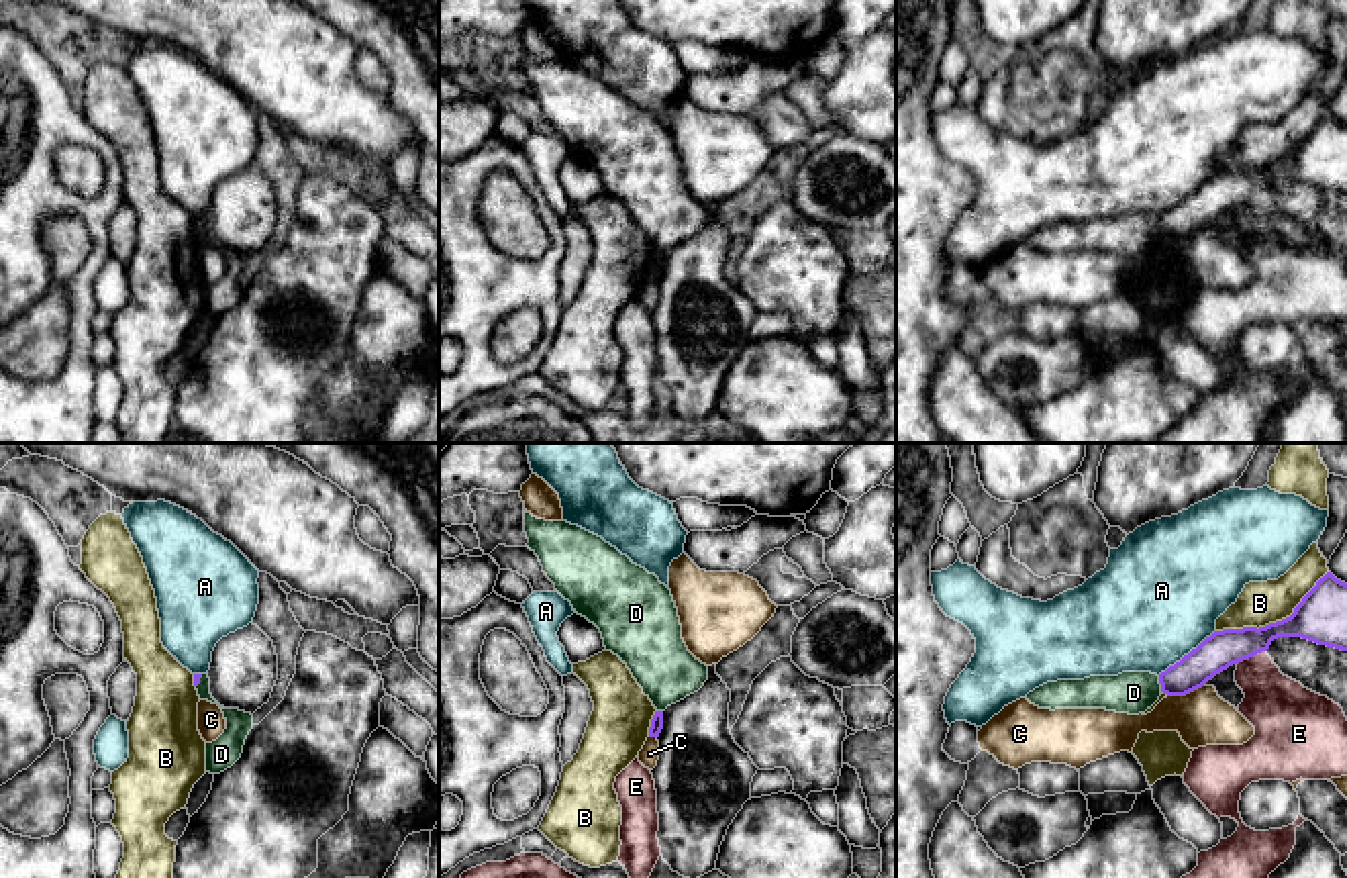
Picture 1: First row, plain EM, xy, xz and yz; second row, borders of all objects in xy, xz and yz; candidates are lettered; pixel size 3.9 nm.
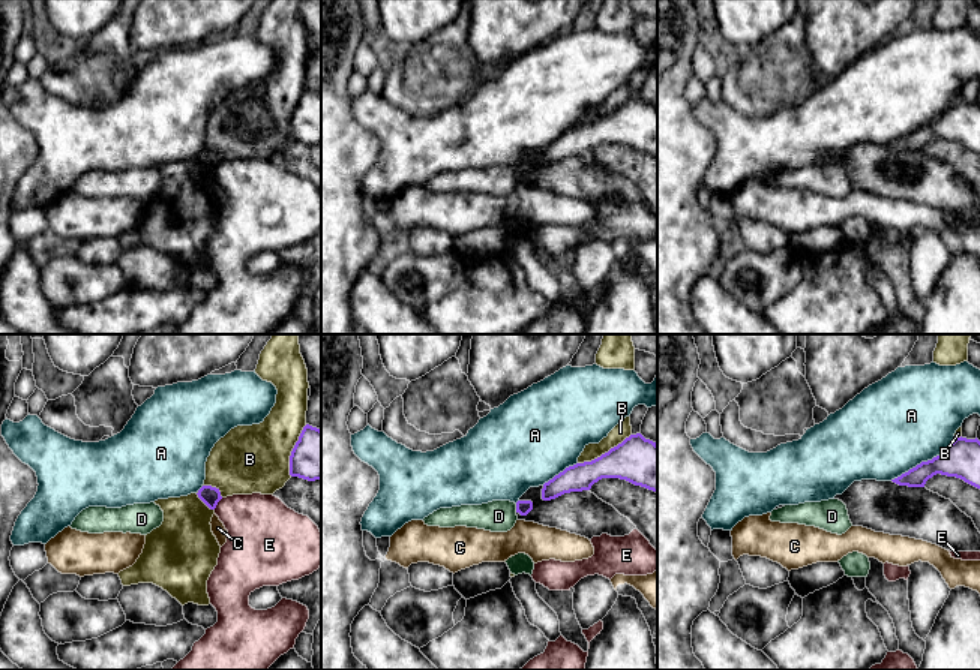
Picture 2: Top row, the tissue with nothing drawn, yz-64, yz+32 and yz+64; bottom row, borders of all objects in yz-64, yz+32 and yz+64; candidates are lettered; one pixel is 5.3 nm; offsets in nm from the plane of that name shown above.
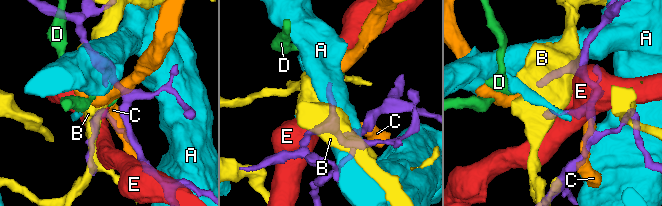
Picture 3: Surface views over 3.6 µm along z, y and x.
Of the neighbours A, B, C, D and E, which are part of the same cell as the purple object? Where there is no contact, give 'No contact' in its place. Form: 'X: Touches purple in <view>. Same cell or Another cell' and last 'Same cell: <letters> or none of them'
A: Touches purple in yz. Another cell
B: Touches purple in yz. Another cell
C: Touches purple in yz. Another cell
D: Touches purple in yz. Another cell
E: Touches purple in yz. Another cell
Same cell: none of them

